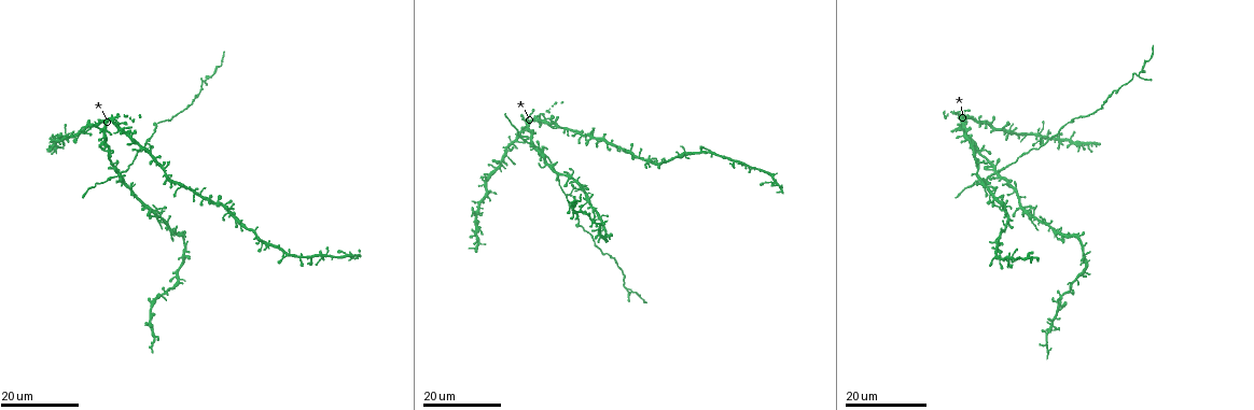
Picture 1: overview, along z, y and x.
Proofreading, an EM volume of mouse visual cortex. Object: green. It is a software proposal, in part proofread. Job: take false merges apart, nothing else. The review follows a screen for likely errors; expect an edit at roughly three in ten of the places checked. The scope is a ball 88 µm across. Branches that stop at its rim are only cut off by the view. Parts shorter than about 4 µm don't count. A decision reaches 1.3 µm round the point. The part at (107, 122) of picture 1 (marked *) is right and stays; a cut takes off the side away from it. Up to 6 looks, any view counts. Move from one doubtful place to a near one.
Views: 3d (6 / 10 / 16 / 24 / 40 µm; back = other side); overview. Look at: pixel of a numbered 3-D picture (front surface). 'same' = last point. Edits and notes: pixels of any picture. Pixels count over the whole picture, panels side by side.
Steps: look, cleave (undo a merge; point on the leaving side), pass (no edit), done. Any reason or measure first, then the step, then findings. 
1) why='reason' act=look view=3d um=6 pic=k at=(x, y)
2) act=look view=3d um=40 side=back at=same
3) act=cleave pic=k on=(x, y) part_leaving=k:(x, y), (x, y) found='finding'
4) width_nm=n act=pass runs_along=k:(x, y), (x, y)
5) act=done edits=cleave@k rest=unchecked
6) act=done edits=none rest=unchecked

why='three-way junction' act=look view=3d um=16 pic=1 at=(571, 195)

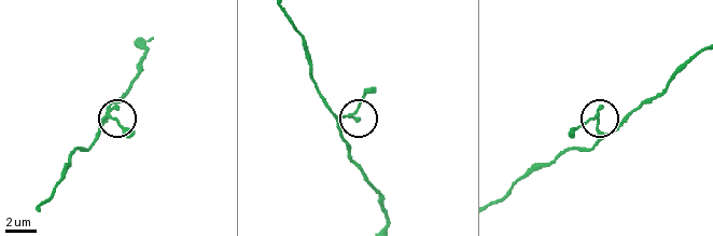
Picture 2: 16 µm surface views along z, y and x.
act=look view=3d um=10 pic=2 at=(592, 119)

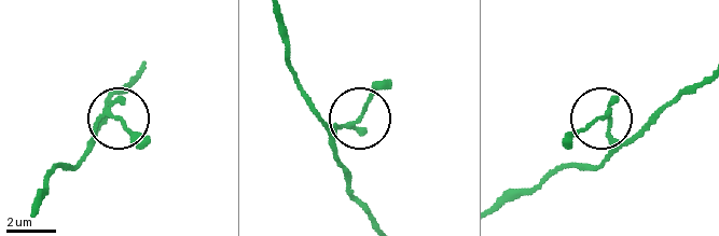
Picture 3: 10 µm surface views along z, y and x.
arms=3 act=pass runs_along=3:(277, 16), (302, 96), (325, 123), (359, 119), (390, 80) found='continuous, no second neuron'

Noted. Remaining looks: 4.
why='four or more arms meet' act=look view=3d um=16 pic=1 at=(996, 173)

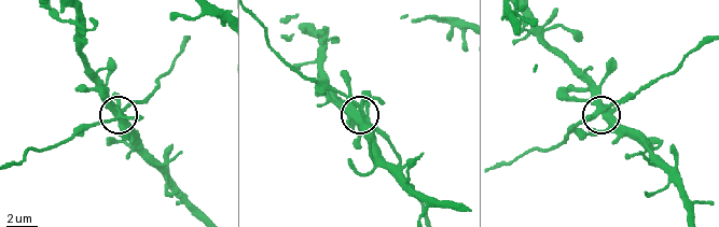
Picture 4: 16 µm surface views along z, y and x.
act=look view=3d um=10 pic=4 at=(124, 109)

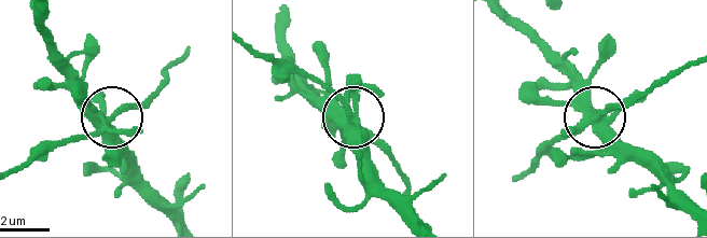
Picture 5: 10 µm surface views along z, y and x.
arms=5 act=pass runs_along=5:(508, 19), (570, 81), (595, 116), (632, 103), (648, 89) found='all the same neuron'

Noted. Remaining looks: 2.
why='abrupt turn' act=look view=3d um=16 pic=1 at=(1135, 74)

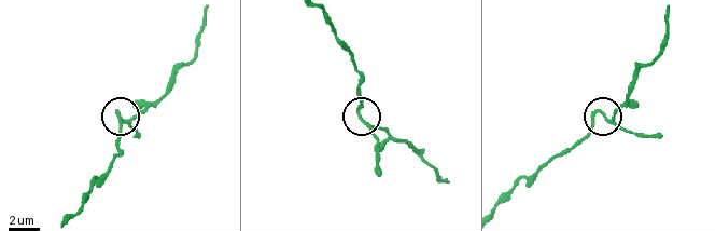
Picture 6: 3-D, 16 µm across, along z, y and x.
act=look view=3d um=10 pic=6 at=(596, 112)

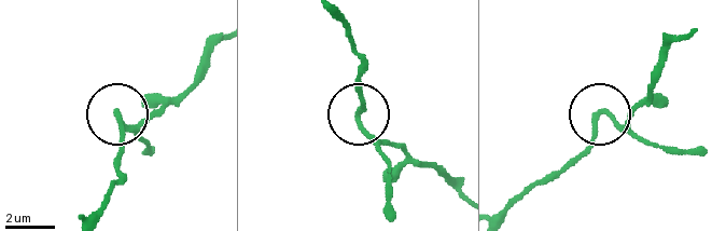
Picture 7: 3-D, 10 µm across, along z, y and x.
act=pass runs_along=7:(498, 214), (585, 148), (597, 113), (609, 113), (644, 139) found='all the same neuron'

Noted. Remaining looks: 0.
act=done edits=none rest=unchecked

